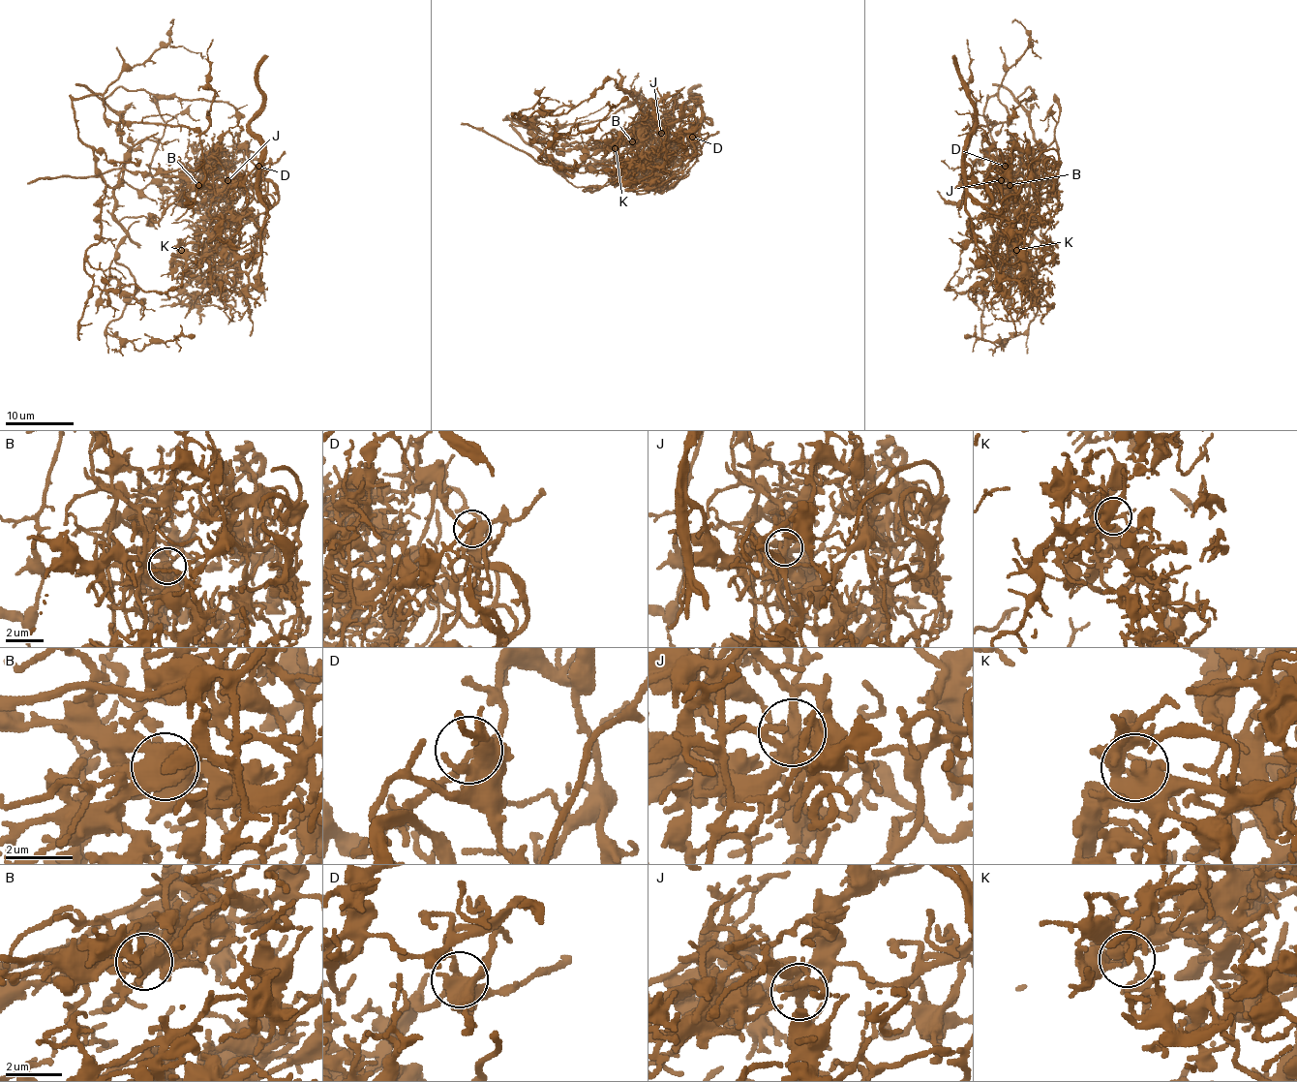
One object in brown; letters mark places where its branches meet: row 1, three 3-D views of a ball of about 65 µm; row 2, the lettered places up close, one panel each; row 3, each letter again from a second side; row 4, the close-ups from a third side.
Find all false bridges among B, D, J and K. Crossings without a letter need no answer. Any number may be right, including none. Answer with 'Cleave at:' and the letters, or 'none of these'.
Cleave at: J

